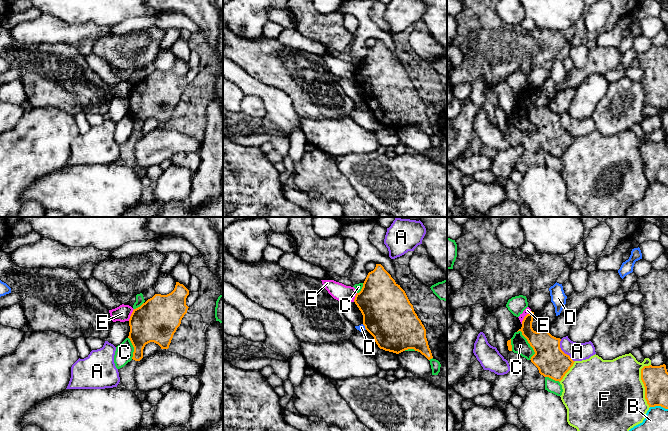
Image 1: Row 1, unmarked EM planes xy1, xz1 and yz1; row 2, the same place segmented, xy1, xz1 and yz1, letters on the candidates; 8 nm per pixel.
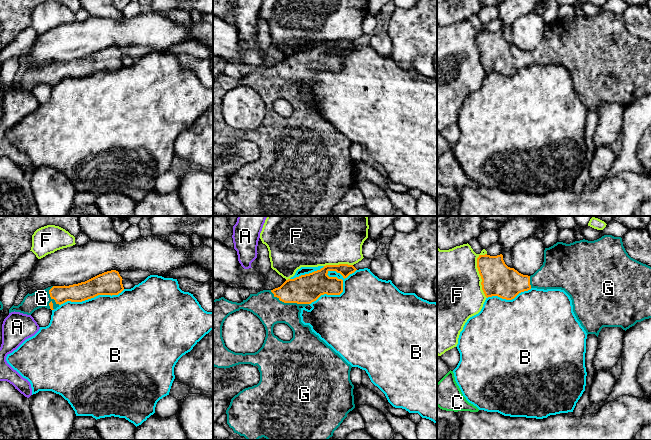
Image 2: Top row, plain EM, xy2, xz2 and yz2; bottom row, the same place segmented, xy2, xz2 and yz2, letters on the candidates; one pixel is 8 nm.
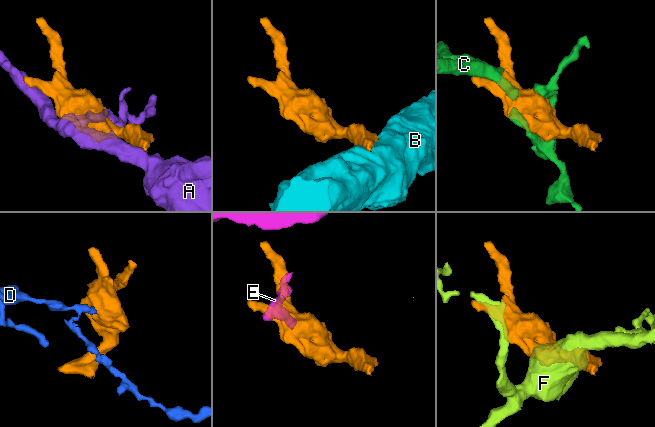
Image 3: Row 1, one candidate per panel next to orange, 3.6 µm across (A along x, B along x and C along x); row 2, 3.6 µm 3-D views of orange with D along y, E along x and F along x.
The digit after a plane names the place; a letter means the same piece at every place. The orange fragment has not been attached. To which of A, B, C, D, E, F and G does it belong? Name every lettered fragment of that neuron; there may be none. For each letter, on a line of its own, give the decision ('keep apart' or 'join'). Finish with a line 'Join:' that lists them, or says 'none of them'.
A: keep apart
B: keep apart
C: keep apart
D: keep apart
E: keep apart
F: keep apart
G: join
Join: G

